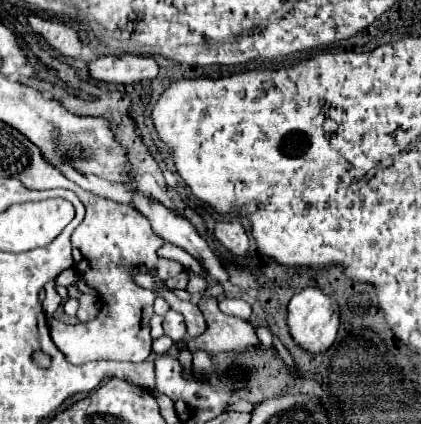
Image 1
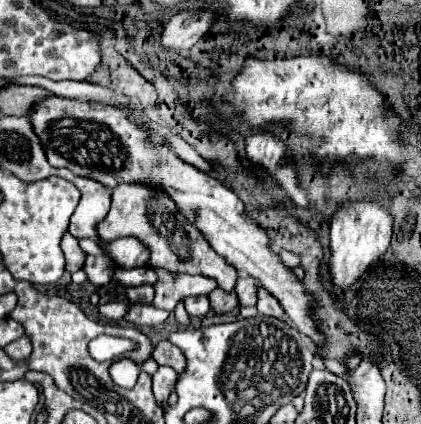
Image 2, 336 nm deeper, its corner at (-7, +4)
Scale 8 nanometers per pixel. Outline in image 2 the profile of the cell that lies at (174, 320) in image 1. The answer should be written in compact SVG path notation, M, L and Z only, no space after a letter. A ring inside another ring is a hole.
M205 295L187 297L183 303L185 303L189 317L205 317L209 313L209 299Z

